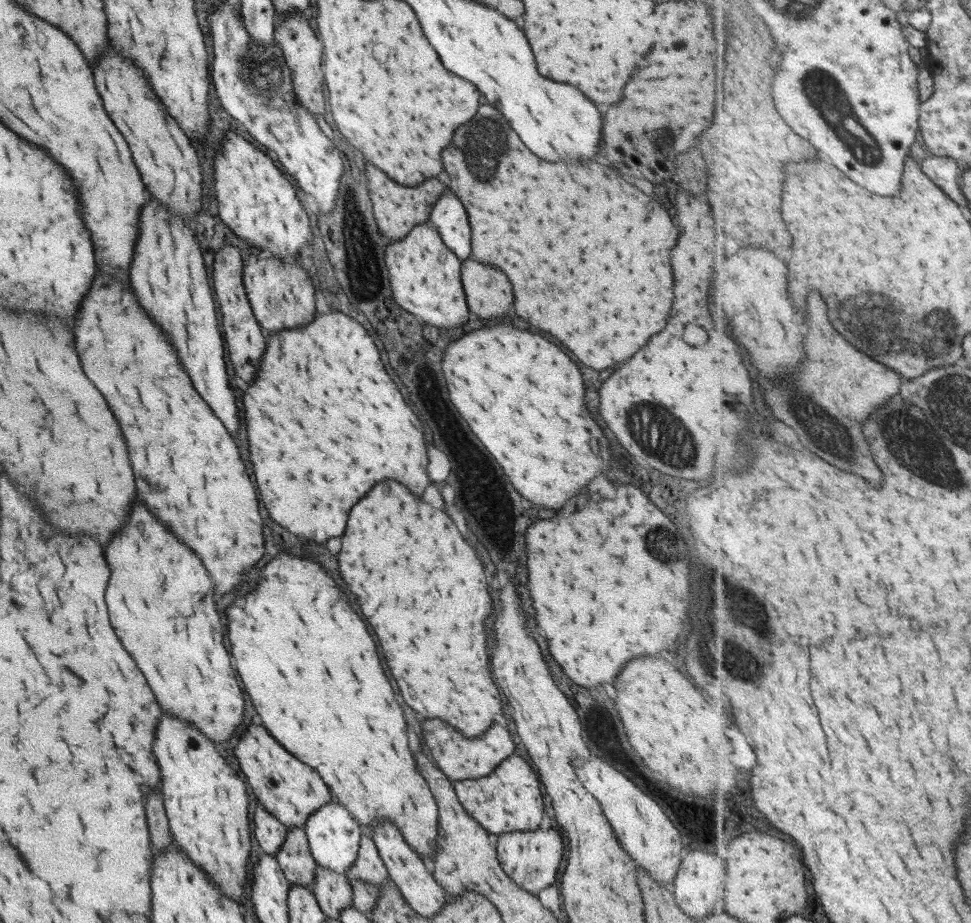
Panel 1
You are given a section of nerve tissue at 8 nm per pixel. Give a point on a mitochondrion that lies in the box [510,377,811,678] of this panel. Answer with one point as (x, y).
(661, 434)

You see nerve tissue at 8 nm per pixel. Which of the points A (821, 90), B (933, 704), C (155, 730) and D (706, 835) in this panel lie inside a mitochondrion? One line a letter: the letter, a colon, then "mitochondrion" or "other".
A: mitochondrion
B: other
C: other
D: other

